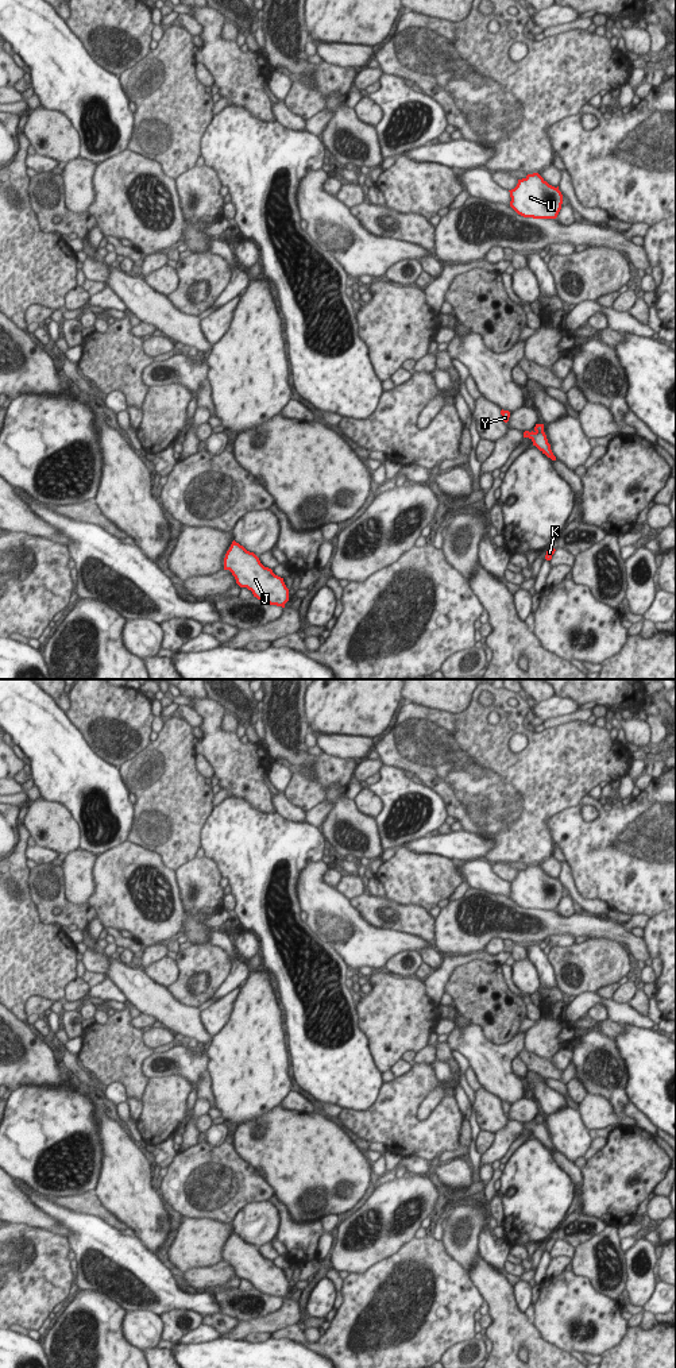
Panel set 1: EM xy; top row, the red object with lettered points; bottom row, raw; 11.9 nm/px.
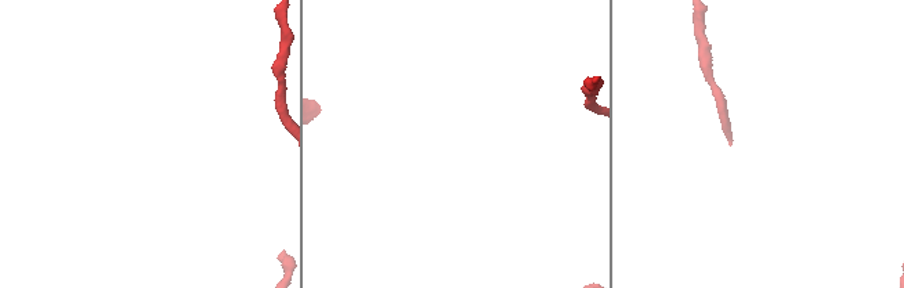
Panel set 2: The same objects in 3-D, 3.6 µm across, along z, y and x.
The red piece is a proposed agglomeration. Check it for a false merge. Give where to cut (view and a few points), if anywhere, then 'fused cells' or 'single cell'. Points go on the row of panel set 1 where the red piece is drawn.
xy (536, 431), (543, 432) | fused cells

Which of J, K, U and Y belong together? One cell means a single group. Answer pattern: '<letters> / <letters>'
J / K U Y

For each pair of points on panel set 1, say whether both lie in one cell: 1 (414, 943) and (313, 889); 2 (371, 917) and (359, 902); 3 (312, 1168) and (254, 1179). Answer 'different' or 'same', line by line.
1: same
2: same
3: different

